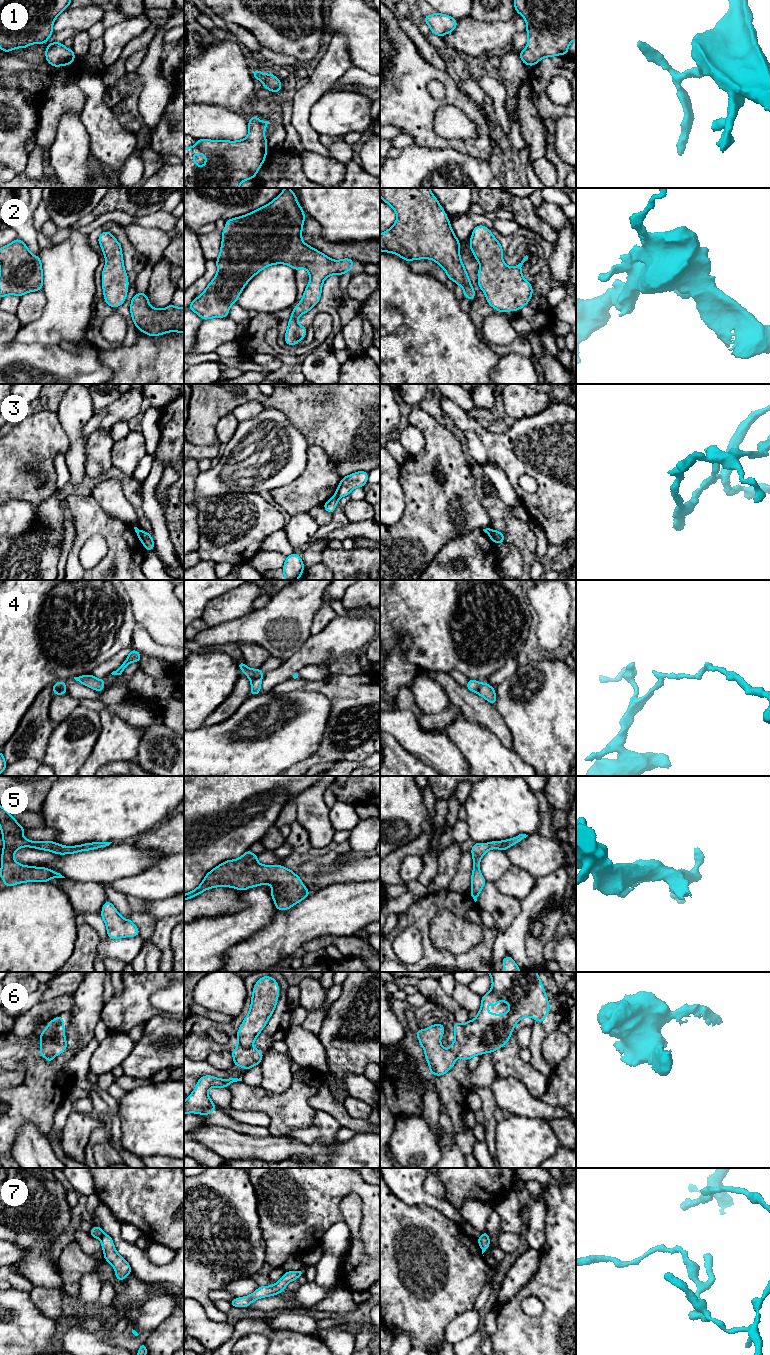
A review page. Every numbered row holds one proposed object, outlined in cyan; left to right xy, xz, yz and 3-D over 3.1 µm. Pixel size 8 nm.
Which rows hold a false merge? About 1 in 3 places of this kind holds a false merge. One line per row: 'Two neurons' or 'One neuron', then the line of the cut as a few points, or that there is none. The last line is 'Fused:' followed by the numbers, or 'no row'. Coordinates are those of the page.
1: One neuron. No split
2: One neuron. No split
3: Two neurons. Split along xz (335, 494), (338, 498)
4: Two neurons. Split along xz (261, 676), (255, 677), (251, 681)
5: One neuron. No split
6: Two neurons. Split along xz (237, 1040), (242, 1046), (250, 1047)
7: Two neurons. Split along xy (103, 1233), (99, 1238)
Fused: 3, 4, 6, 7

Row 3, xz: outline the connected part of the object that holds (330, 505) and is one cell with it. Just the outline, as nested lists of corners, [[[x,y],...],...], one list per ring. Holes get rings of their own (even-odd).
[[[336,495],[332,496],[324,505],[323,508],[329,512],[329,513],[333,513],[335,511],[335,508],[338,504],[338,497]]]

